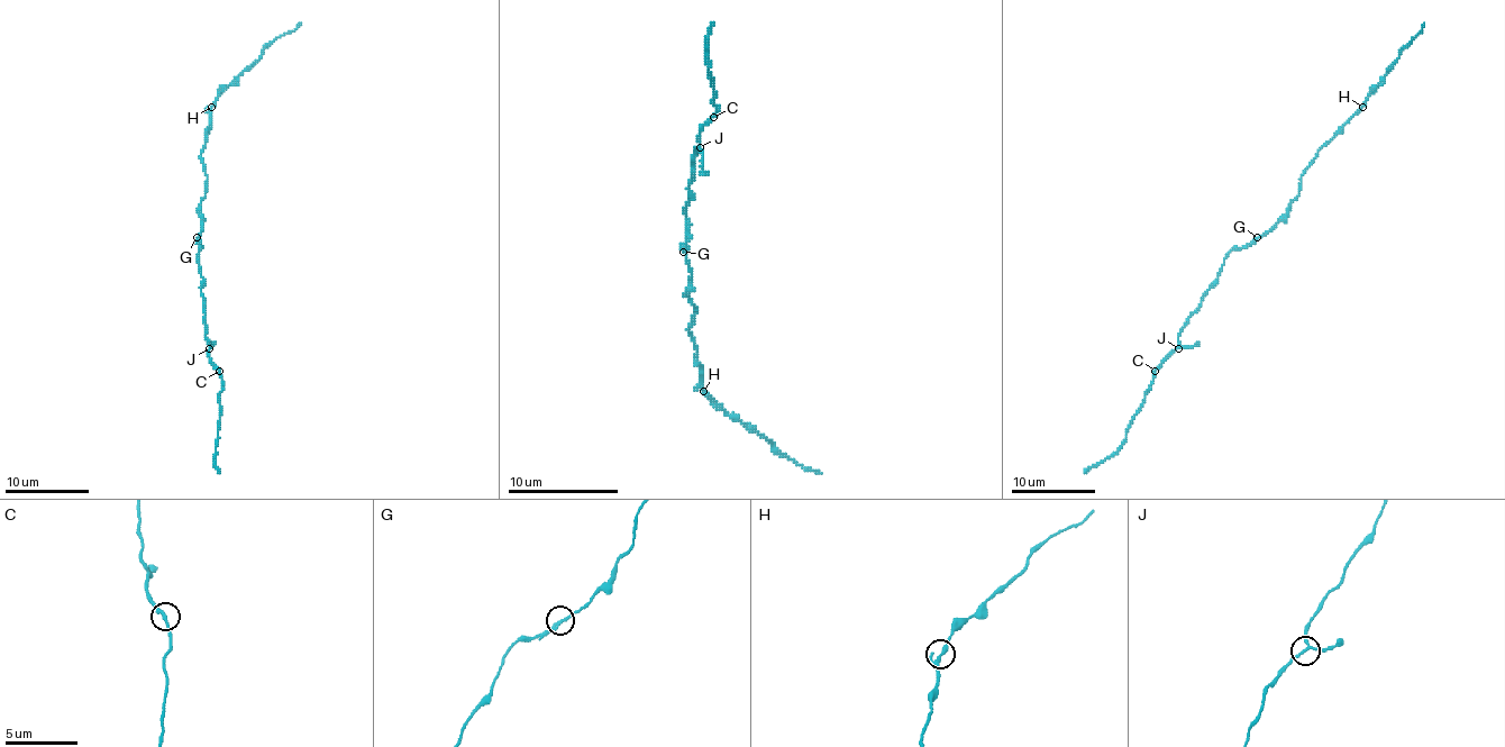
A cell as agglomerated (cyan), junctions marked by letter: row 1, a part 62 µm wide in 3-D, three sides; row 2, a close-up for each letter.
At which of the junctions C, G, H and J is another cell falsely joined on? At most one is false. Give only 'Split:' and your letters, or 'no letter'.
Split: no letter

